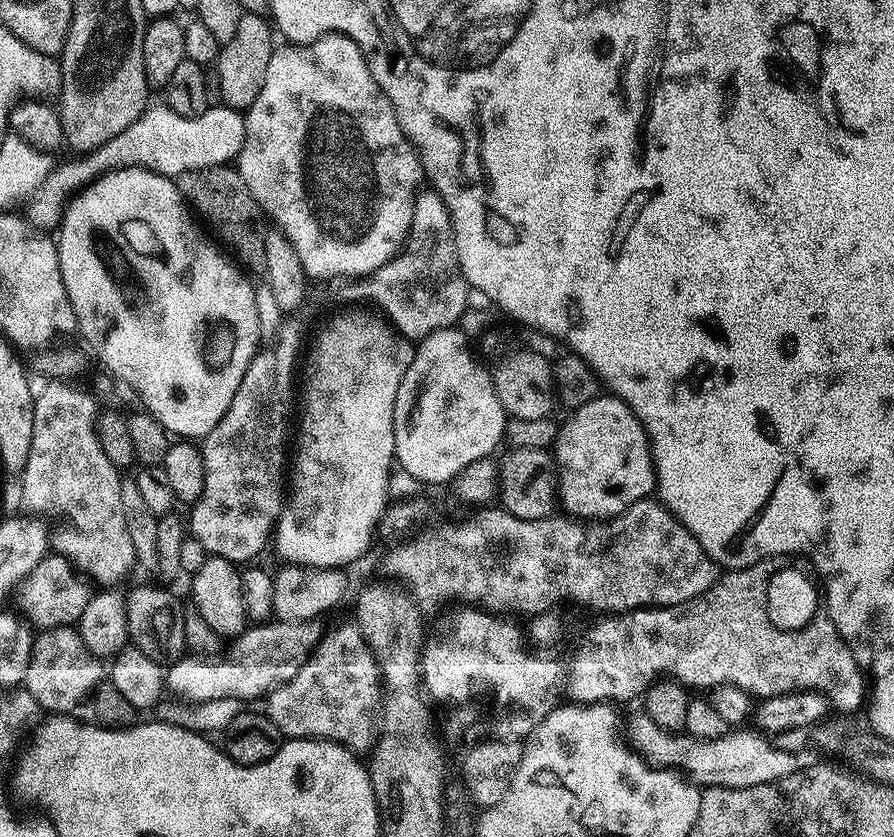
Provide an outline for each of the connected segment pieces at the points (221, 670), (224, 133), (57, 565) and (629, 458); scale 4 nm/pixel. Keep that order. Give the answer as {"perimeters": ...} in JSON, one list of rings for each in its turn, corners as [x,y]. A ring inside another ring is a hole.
{"perimeters":[[[[316,620],[303,621],[300,624],[291,624],[286,621],[279,622],[256,622],[245,627],[239,636],[231,641],[232,657],[229,660],[221,658],[181,658],[166,668],[166,688],[175,699],[185,704],[202,704],[214,702],[220,698],[238,698],[245,702],[251,702],[259,698],[267,697],[273,688],[285,684],[302,664],[308,661],[312,649],[316,647],[317,640],[322,635],[322,628]]],[[[149,106],[134,123],[122,130],[122,134],[110,138],[110,142],[92,152],[77,155],[74,158],[77,160],[57,163],[34,202],[40,215],[39,223],[59,225],[70,195],[105,172],[117,172],[120,168],[145,168],[147,172],[175,178],[190,170],[215,168],[235,161],[244,145],[244,116],[235,108],[219,107],[208,107],[206,114],[198,118],[182,118],[182,114],[174,114],[174,110],[167,106]]],[[[59,554],[44,556],[42,562],[38,562],[38,566],[34,566],[34,570],[30,570],[27,578],[18,585],[18,597],[20,596],[20,602],[24,606],[23,613],[40,630],[79,625],[82,610],[86,610],[86,602],[90,602],[93,594],[93,585],[81,575],[76,565]]],[[[599,394],[585,405],[571,409],[568,421],[559,425],[554,445],[558,461],[558,498],[569,517],[584,522],[609,520],[626,511],[634,502],[647,500],[657,491],[656,463],[652,460],[652,444],[642,422],[632,407],[615,394]]]]}

